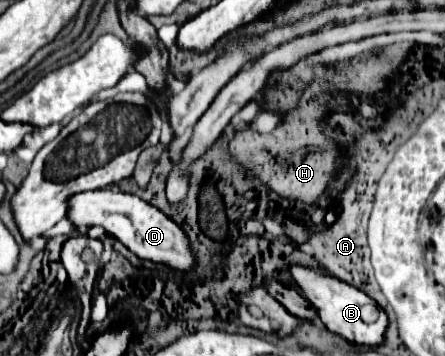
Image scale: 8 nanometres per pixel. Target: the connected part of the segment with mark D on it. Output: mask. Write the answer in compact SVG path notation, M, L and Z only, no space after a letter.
M116 187L76 193L70 199L68 219L80 233L86 233L90 227L102 227L108 235L120 239L120 243L124 243L140 259L162 263L176 271L188 271L196 267L196 253L192 253L192 245L188 245L188 237L184 237L182 229L154 205Z

